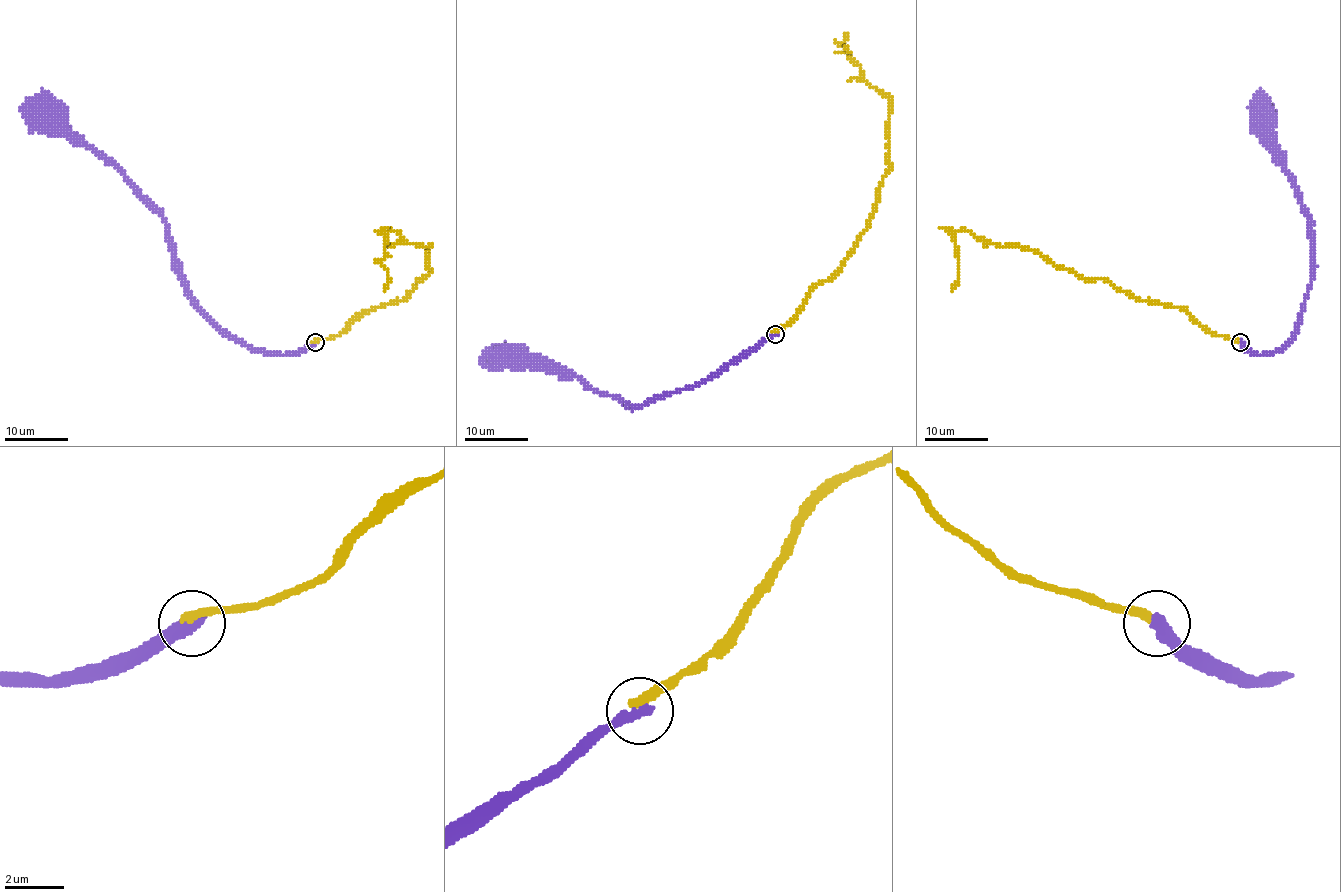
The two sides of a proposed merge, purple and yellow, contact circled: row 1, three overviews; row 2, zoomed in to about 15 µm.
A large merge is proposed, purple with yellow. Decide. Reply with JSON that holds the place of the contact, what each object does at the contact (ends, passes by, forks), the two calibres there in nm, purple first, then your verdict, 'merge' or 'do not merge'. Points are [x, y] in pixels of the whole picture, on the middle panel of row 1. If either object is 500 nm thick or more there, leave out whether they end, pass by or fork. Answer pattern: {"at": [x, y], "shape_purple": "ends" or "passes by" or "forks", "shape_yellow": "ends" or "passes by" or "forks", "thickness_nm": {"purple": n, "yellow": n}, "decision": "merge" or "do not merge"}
{"at": [775, 334], "shape_purple": "ends", "shape_yellow": "ends", "thickness_nm": {"purple": 460, "yellow": 320}, "decision": "do not merge"}

